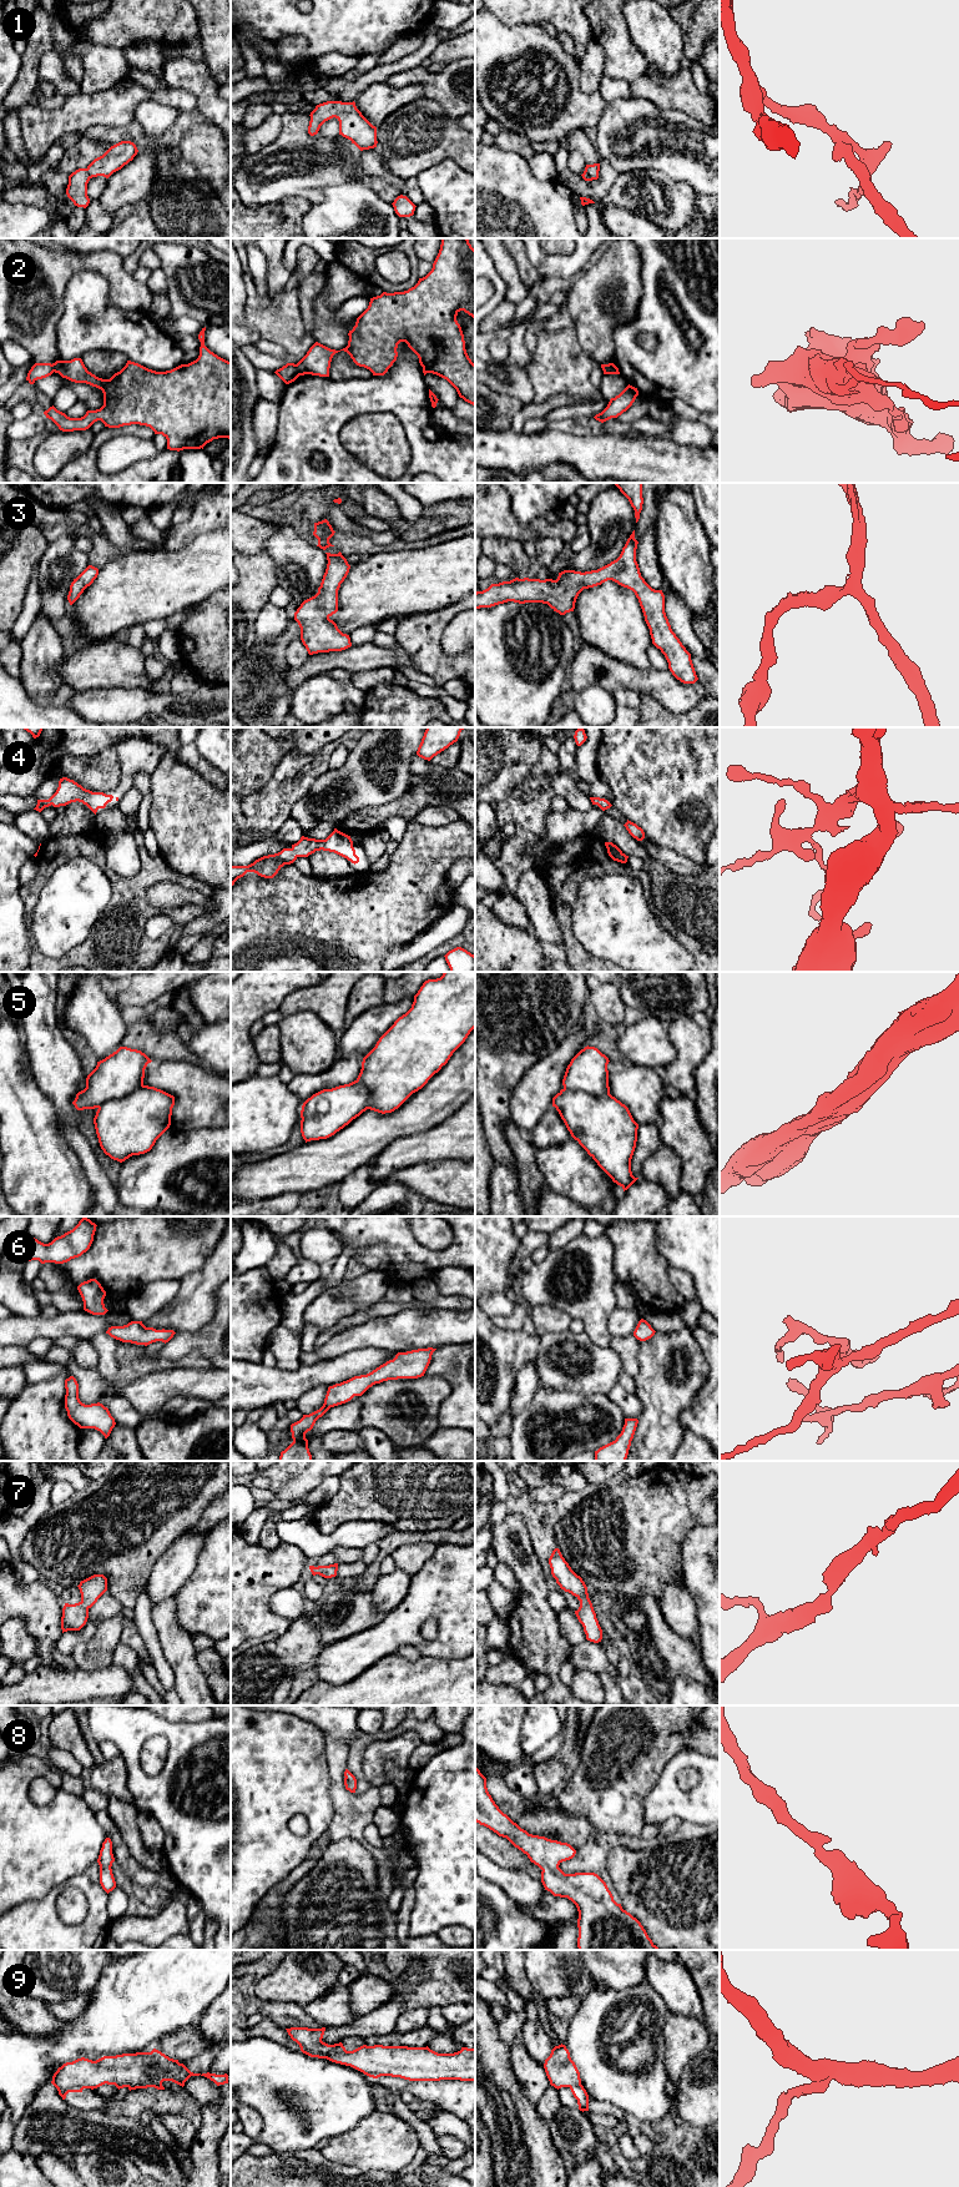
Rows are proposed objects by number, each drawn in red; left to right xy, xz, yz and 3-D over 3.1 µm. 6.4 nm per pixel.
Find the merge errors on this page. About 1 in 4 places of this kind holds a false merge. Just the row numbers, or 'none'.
2, 5, 9

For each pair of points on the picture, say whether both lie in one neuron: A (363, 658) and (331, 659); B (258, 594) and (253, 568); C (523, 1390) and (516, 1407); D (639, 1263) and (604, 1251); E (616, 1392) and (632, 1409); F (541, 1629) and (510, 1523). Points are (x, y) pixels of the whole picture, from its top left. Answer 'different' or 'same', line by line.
A: same
B: same
C: same
D: different
E: same
F: same

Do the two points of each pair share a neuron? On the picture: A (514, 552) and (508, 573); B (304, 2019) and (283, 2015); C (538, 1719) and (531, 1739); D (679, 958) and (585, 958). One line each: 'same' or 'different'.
A: different
B: same
C: same
D: different

